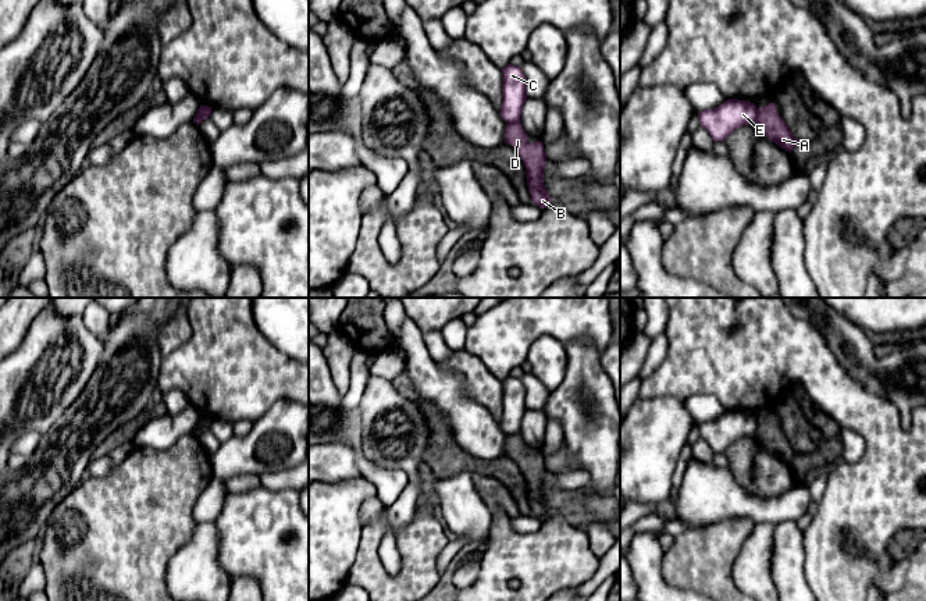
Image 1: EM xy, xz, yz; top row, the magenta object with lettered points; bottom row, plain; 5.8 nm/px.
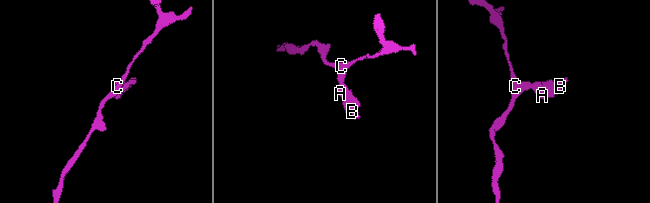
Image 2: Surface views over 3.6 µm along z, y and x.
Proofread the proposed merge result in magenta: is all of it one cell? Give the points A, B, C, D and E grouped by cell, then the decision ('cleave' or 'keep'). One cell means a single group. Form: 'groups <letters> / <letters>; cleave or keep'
groups A B D / C E; cleave

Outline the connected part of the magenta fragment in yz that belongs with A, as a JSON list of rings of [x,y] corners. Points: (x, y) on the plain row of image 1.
[[[776,415],[758,420],[756,435],[766,449],[791,465],[797,454],[784,431],[779,427]]]

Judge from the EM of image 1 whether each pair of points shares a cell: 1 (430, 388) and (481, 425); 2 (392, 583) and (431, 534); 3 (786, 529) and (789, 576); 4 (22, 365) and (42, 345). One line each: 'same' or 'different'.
1: same
2: same
3: same
4: same

